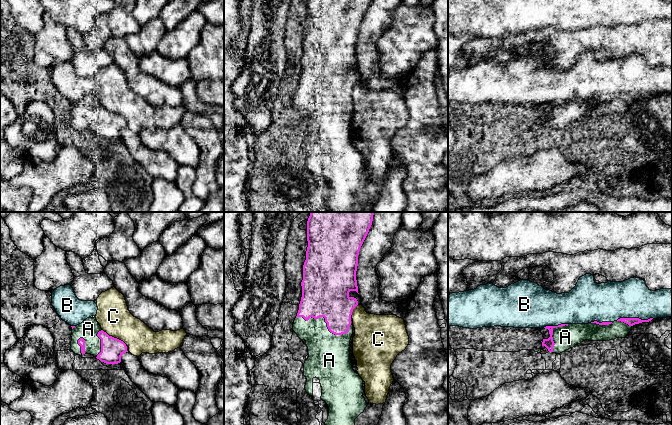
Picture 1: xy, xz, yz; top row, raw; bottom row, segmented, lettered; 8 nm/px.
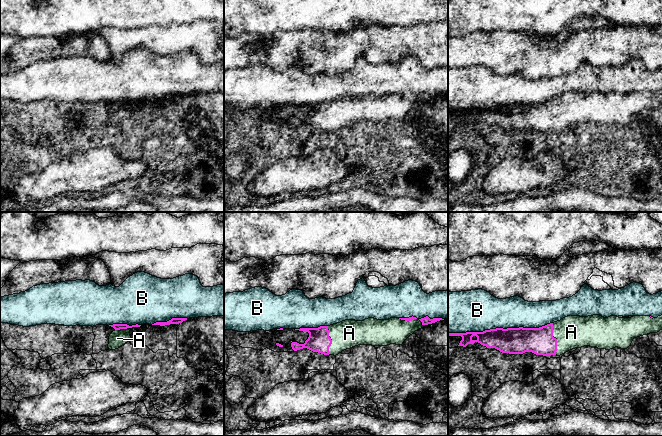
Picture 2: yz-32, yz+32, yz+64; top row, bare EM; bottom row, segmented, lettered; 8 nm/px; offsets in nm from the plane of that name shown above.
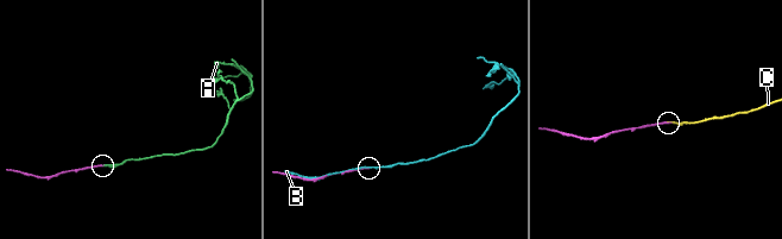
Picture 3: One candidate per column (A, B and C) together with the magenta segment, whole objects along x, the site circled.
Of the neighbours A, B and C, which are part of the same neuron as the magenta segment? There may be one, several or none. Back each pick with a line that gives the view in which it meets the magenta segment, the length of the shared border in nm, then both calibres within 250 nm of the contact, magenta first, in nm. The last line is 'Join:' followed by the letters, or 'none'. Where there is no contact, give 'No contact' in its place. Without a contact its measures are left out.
A: Touches magenta in xz. Shared border 440 nm. Thickness 380 nm (magenta) against 300 nm
Join: A

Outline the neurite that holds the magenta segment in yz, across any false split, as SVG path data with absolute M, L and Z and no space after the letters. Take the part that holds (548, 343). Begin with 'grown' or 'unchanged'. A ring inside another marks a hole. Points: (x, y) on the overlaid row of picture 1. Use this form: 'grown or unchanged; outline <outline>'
grown; outline M620 318L614 322L599 323L594 321L588 324L561 324L558 326L546 326L544 328L549 330L550 337L548 339L543 339L542 346L545 346L549 352L560 354L585 340L609 341L616 338L626 338L633 325L642 322L649 322L652 319L653 318L648 320L641 320L639 318Z

